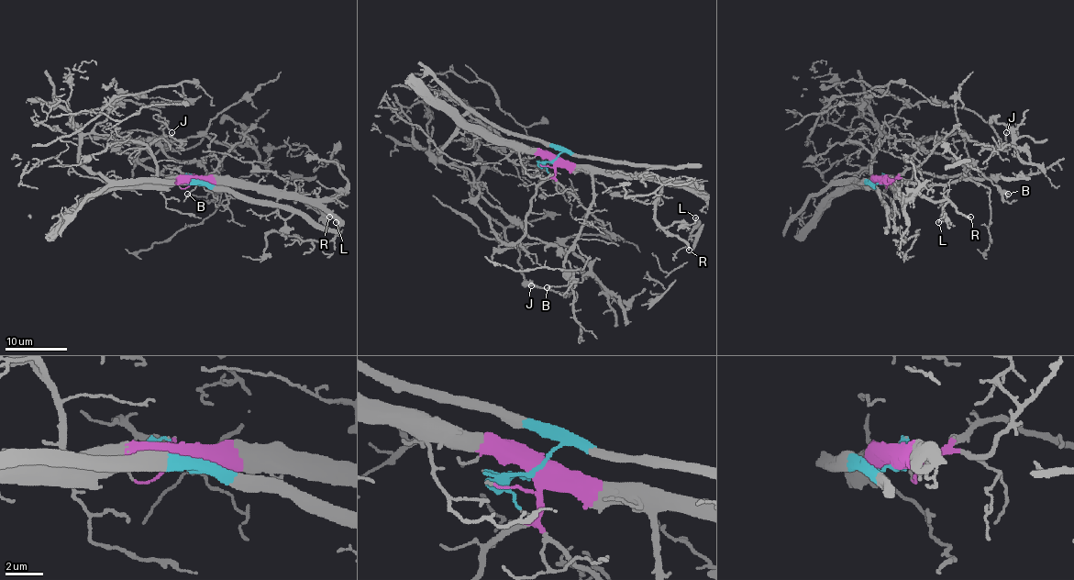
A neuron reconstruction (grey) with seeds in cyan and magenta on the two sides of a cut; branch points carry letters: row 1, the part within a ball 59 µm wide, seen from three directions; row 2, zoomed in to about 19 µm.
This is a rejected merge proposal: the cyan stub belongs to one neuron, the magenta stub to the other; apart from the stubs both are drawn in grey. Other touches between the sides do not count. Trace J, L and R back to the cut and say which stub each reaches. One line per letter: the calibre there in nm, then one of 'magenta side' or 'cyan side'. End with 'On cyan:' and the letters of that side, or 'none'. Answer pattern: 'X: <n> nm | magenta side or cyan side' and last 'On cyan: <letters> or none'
J: 140 nm | cyan side
L: 120 nm | magenta side
R: 240 nm | magenta side
On cyan: J

